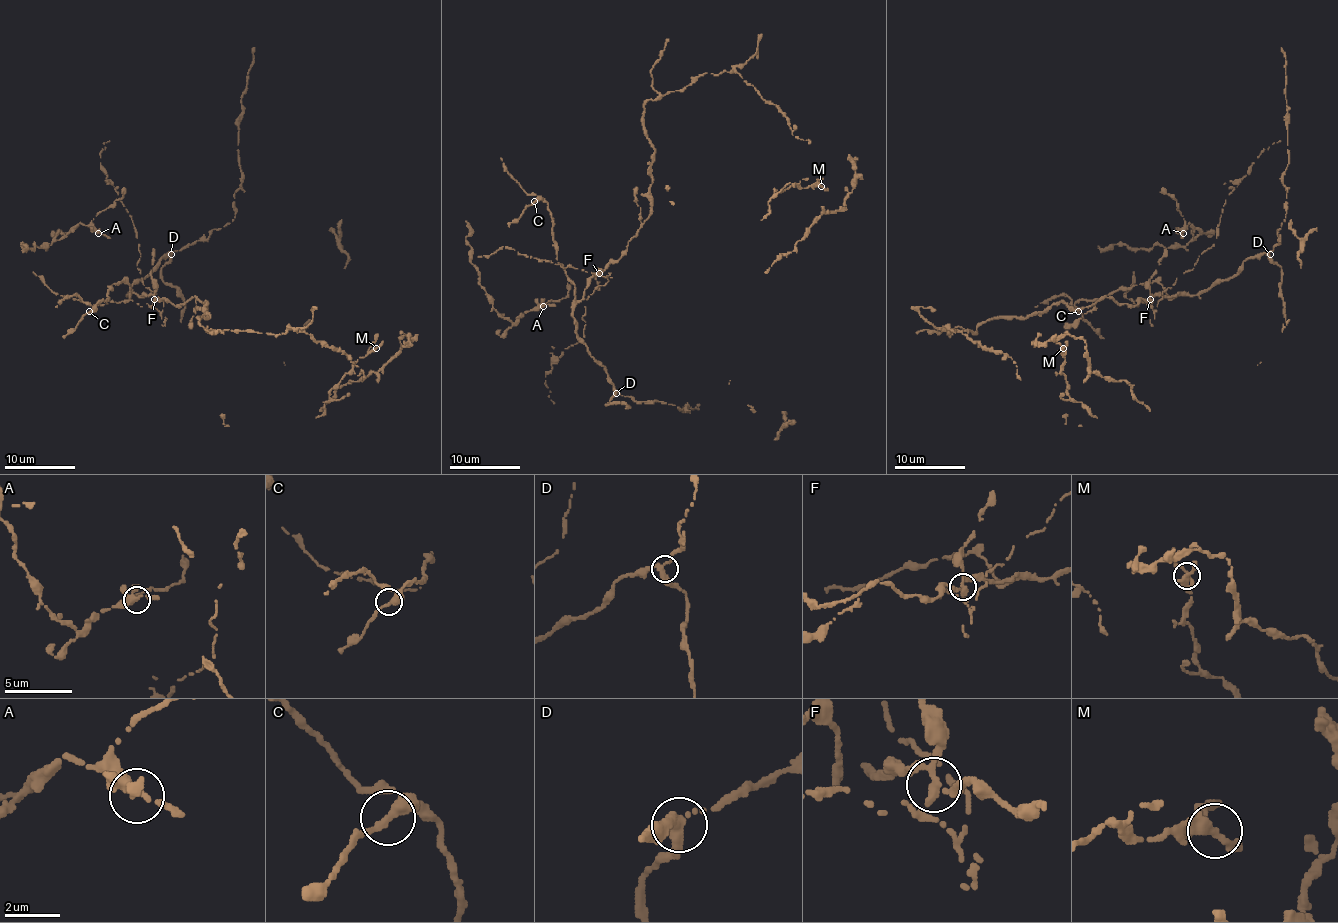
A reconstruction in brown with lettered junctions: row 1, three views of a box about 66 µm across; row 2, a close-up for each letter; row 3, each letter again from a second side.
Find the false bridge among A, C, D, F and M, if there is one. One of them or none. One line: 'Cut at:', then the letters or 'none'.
Cut at: F

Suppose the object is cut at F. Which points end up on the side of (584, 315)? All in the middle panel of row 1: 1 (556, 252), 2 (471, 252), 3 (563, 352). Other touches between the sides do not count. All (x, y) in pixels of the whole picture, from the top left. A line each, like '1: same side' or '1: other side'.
1: other side
2: other side
3: same side

